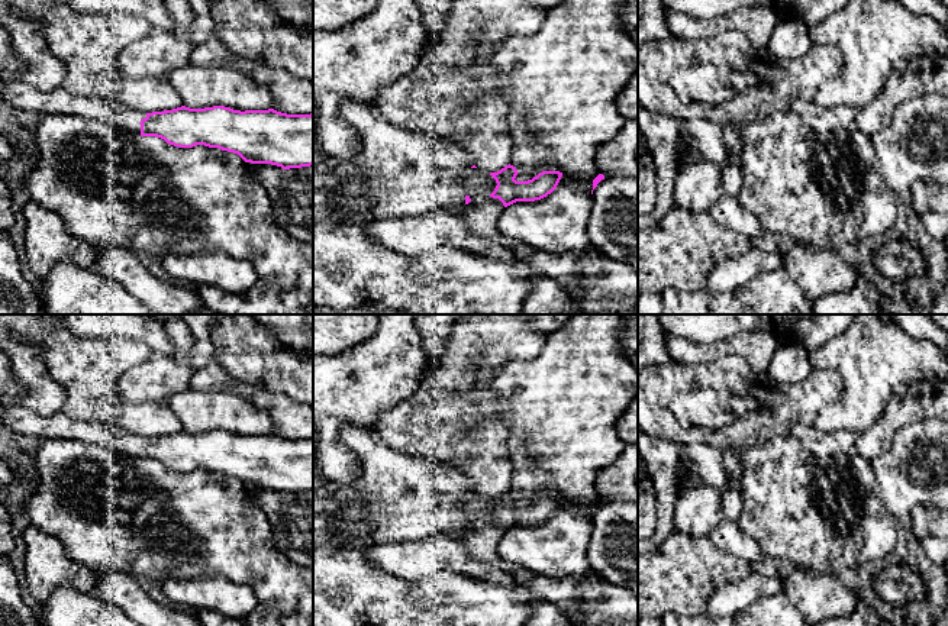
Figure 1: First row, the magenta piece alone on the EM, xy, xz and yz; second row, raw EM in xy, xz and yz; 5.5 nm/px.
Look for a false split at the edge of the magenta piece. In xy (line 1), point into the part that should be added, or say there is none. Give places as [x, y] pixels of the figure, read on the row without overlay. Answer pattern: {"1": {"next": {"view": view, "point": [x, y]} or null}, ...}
{"1": {"next": {"view": "xy", "point": [18, 419]}}}

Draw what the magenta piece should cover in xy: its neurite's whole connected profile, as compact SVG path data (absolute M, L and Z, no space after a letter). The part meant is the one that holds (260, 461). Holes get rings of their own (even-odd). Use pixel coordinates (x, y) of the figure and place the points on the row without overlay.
M3 404L0 423L12 432L42 441L93 442L126 458L157 461L178 472L219 472L251 488L271 488L283 494L313 490L313 438L287 439L274 433L241 436L225 430L181 430L145 438L110 425L72 420L61 410L43 417L22 406Z

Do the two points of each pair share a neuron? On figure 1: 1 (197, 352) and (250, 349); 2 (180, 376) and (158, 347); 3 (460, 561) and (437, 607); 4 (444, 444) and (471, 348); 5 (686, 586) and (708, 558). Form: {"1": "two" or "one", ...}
{"1": "two", "2": "two", "3": "two", "4": "one", "5": "one"}

